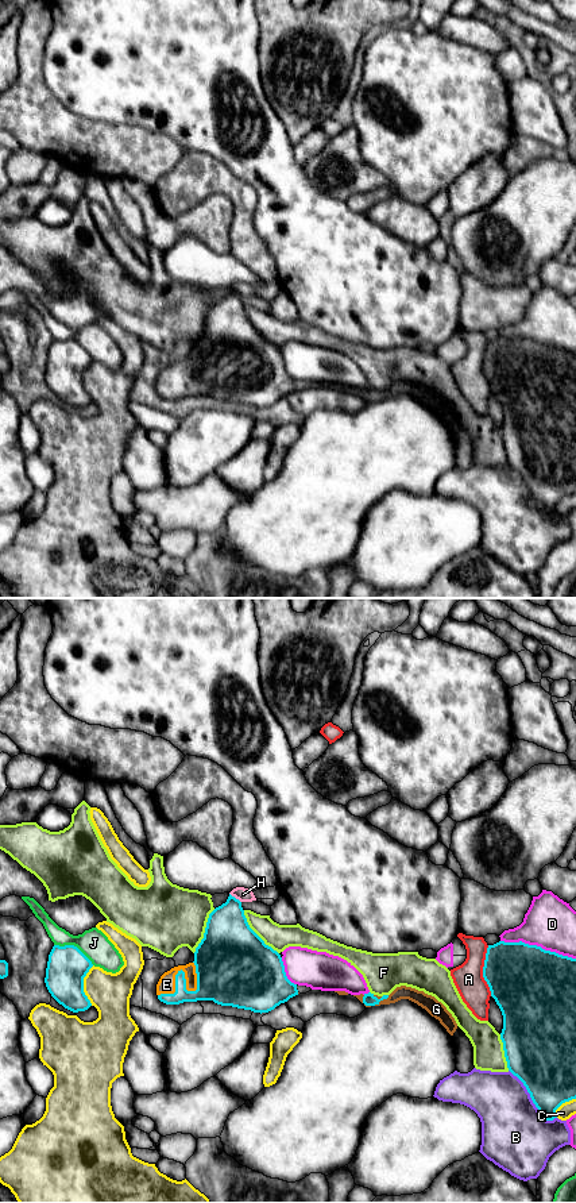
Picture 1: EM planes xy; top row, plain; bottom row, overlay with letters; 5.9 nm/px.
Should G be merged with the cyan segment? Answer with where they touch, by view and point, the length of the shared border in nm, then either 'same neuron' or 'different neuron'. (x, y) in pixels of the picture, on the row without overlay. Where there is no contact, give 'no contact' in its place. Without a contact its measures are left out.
contact xy (381, 394); length 110 nm; same neuron

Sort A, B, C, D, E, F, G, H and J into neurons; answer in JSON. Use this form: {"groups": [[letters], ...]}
{"groups": [["A"], ["B"], ["C"], ["D"], ["E", "G"], ["F"], ["H"], ["J"]]}

